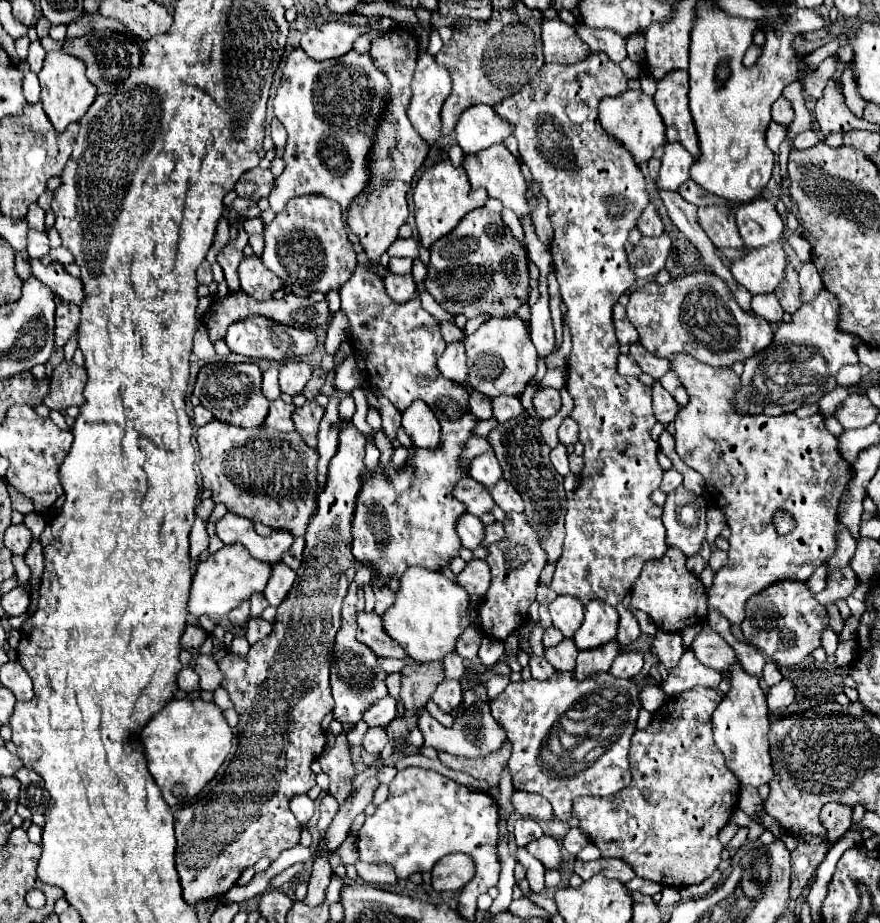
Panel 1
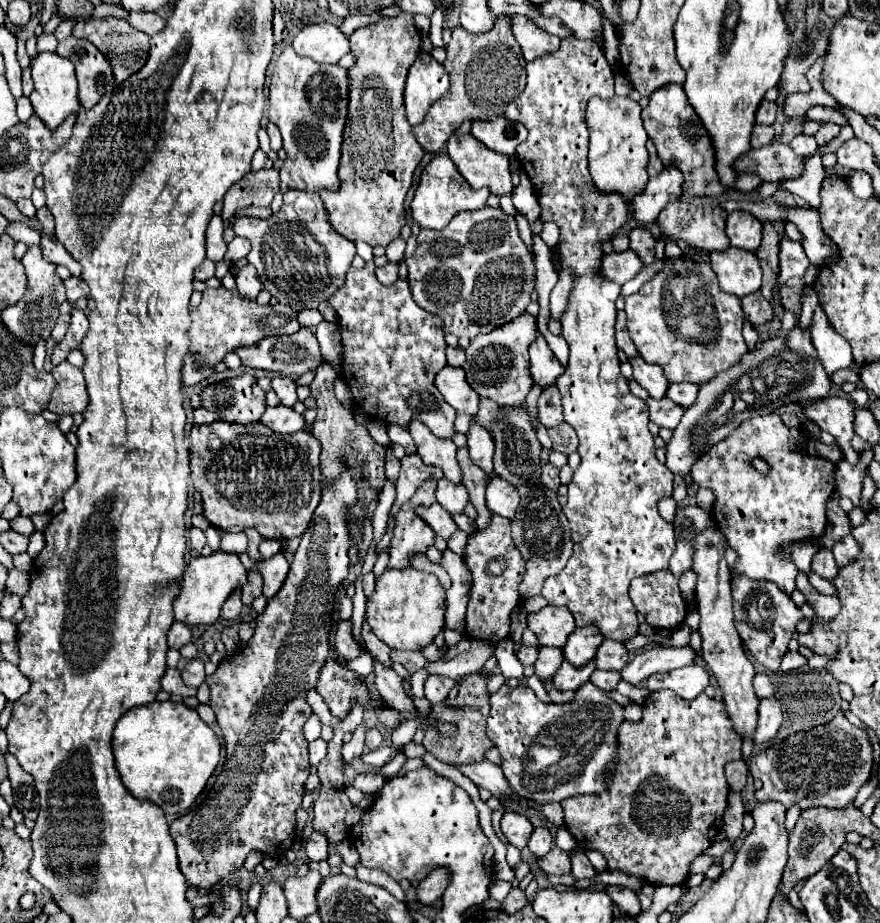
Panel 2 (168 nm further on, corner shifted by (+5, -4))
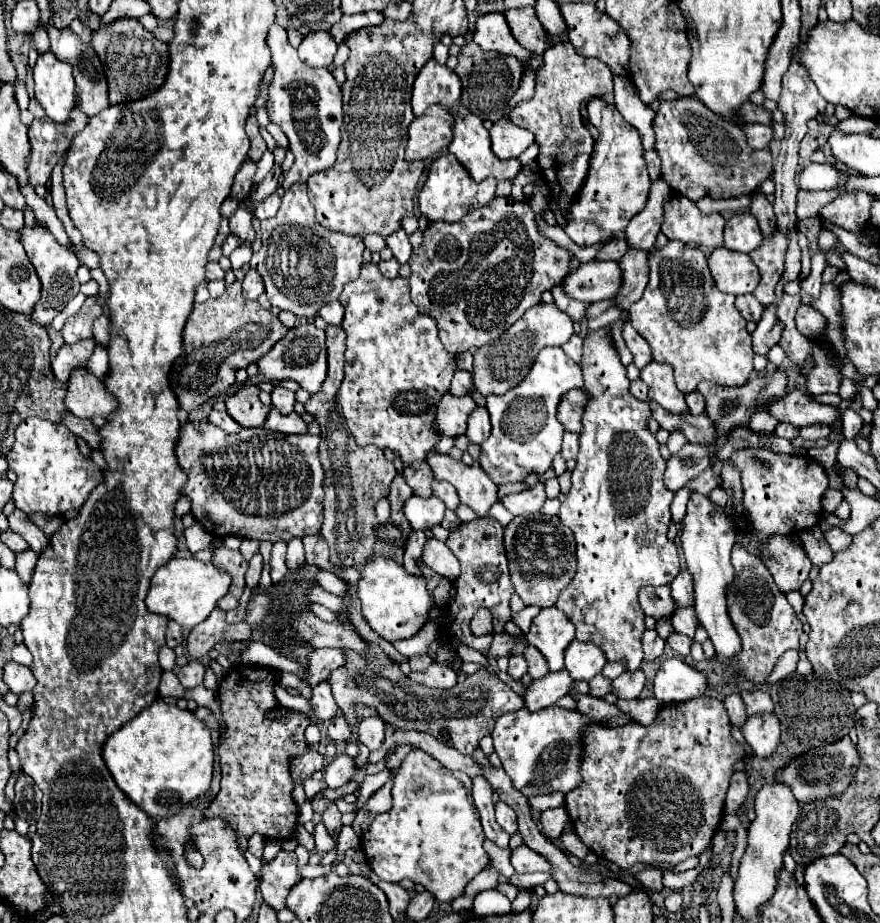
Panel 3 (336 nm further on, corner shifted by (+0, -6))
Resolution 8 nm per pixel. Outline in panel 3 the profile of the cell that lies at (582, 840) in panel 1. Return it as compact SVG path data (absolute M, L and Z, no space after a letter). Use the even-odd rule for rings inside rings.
M519 845L511 851L511 865L517 873L533 873L533 871L549 871L549 861L539 853L533 853L527 845Z

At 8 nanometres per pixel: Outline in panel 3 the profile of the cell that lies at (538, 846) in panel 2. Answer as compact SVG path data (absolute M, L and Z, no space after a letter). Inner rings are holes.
M563 805L557 809L545 809L541 813L541 825L549 839L559 839L559 835L563 833L567 823L569 823L569 815Z

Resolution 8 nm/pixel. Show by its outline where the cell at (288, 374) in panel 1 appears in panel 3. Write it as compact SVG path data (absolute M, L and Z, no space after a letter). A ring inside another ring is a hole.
M275 385L275 389L271 391L271 405L283 413L283 415L289 415L293 413L293 405L295 405L295 393L293 391L287 391L283 389L281 385Z

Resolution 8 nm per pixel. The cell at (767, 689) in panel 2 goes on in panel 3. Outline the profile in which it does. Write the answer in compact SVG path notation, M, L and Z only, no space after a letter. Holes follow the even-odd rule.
M743 691L741 697L743 697L743 703L745 703L747 717L773 711L773 701L771 701L769 693L765 693L765 691Z

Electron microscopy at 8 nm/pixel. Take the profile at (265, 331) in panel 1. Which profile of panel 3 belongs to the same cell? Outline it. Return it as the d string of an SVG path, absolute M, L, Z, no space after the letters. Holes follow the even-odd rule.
M303 323L293 329L267 353L257 361L261 373L269 381L283 381L283 379L293 379L309 391L311 395L317 393L327 377L327 353L325 353L325 331L317 329L313 323Z

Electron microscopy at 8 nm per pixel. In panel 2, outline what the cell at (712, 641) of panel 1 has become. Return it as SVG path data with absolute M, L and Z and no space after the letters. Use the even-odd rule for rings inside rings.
M686 645L686 647L654 647L654 649L638 653L634 659L630 659L626 663L626 667L622 669L622 679L632 685L638 685L654 673L694 665L696 657L698 657L698 653L690 645Z

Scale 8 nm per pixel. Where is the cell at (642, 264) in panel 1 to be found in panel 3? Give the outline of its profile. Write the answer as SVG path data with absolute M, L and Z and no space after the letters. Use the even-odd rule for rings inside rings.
M589 261L581 263L577 271L569 273L563 281L567 297L597 303L613 297L621 287L621 269L615 261Z

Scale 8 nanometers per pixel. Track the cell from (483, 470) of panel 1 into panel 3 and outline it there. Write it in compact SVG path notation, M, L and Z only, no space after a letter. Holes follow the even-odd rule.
M477 405L477 407L473 409L473 415L469 415L469 419L467 419L467 433L465 433L465 435L469 437L471 443L481 445L481 443L489 437L489 433L491 433L489 413L487 413L485 407Z

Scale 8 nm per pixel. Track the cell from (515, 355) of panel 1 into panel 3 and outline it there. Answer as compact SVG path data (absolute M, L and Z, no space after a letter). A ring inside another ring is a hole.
M555 303L535 305L533 309L529 309L529 313L525 313L525 317L521 317L521 321L517 321L517 325L511 325L505 333L501 333L501 337L497 337L497 341L483 345L475 353L473 385L483 395L505 393L507 389L517 385L525 377L525 373L529 373L529 369L533 365L533 357L537 357L537 353L543 347L549 347L549 345L561 347L569 341L569 337L573 333L575 333L573 319L565 311L561 311Z

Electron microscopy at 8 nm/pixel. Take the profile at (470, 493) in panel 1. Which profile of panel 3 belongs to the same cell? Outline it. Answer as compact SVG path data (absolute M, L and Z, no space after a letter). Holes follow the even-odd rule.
M433 479L431 489L433 489L433 495L435 495L437 499L441 499L447 509L455 509L455 507L459 505L457 491L455 491L453 485L449 485L447 481L437 481L437 479Z

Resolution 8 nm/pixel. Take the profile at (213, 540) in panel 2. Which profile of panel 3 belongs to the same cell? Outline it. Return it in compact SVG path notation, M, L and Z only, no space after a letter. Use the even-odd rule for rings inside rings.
M285 541L273 543L273 551L271 551L271 559L269 559L273 583L279 583L285 577L285 573L287 573L287 567L285 567L285 549L287 549Z

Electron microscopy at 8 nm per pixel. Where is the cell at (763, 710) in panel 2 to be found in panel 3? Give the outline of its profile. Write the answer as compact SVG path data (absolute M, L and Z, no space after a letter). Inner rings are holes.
M761 713L749 717L741 733L757 757L769 757L779 743L781 725L773 713Z

